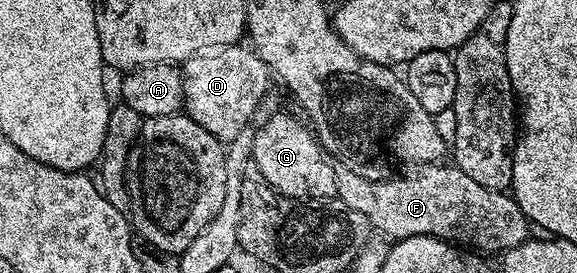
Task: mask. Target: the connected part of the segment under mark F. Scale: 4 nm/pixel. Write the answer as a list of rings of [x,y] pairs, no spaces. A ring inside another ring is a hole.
[[[340,167],[335,174],[335,196],[342,207],[357,210],[376,233],[384,232],[392,241],[435,236],[483,254],[502,254],[529,238],[528,218],[517,206],[515,197],[506,191],[494,192],[478,185],[460,168],[441,169],[439,184],[431,180],[399,179],[369,180]]]

